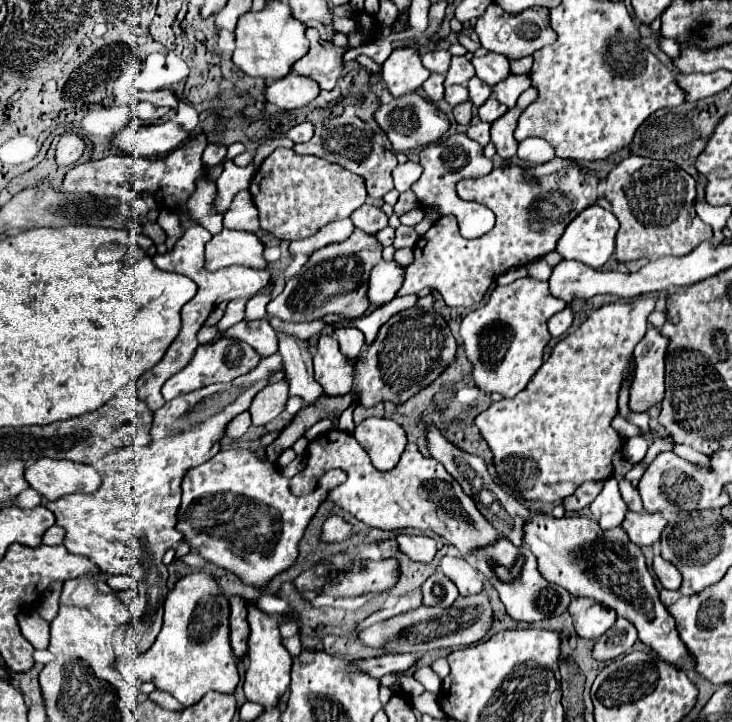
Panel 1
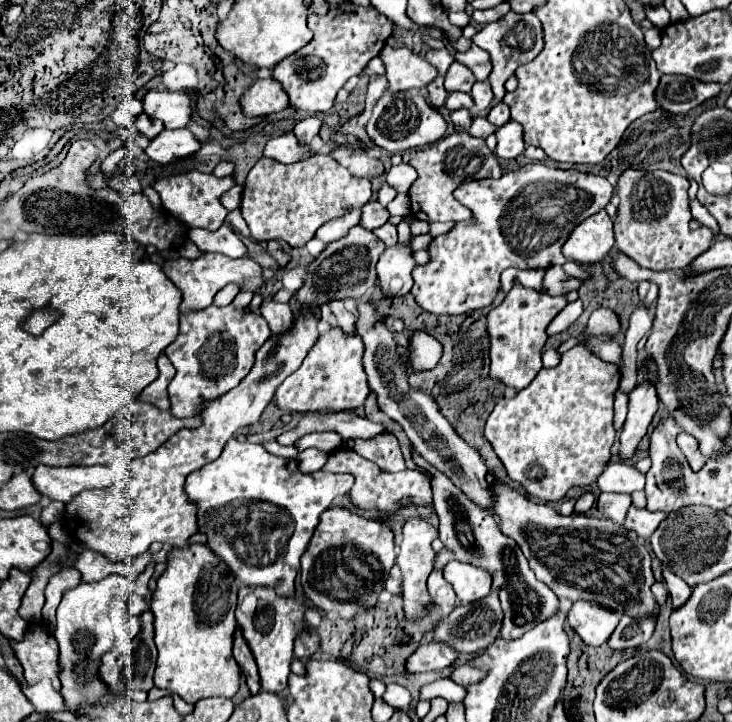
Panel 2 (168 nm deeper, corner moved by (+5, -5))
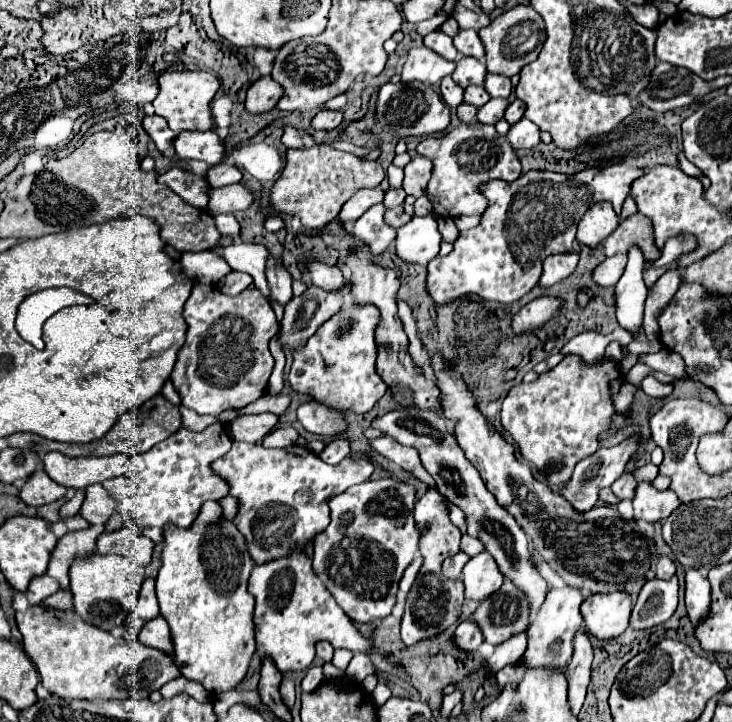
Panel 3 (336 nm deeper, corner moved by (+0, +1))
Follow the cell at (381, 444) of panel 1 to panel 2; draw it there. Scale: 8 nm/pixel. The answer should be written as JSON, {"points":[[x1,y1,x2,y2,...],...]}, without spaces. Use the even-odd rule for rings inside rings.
{"points":[[383,432,373,438,355,438,353,450,377,464,383,472,401,472,405,468,405,458,399,446,399,440,391,432]]}

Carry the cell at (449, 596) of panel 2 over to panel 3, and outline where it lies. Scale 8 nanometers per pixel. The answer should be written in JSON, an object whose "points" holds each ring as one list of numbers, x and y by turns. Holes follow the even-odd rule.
{"points":[[458,552,458,554,450,556,450,558,442,564,442,572,444,572,448,578,452,578,452,580,460,580,462,568,464,568,464,564,466,564,468,560,470,560,470,556,468,556,468,554]]}

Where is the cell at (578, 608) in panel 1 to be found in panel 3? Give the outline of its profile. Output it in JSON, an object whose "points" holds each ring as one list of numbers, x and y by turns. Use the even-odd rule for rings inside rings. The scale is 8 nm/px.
{"points":[[626,592,592,594,582,604,586,630,600,640,620,636,628,628,630,612,632,612,632,594]]}

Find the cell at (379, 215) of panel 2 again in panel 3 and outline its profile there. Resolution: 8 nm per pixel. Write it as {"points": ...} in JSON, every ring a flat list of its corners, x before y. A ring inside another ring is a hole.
{"points":[[388,188,386,196,384,196,384,206,386,208,394,208,394,206,400,206,406,198,406,192,404,188]]}

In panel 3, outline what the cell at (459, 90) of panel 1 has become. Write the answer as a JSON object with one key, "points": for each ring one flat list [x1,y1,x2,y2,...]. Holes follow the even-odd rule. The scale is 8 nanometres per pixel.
{"points":[[468,86,468,88,466,88,466,98,464,98,464,102,480,108,480,106,484,106,488,100,490,100,490,94,488,94,484,88,480,88,480,86]]}

